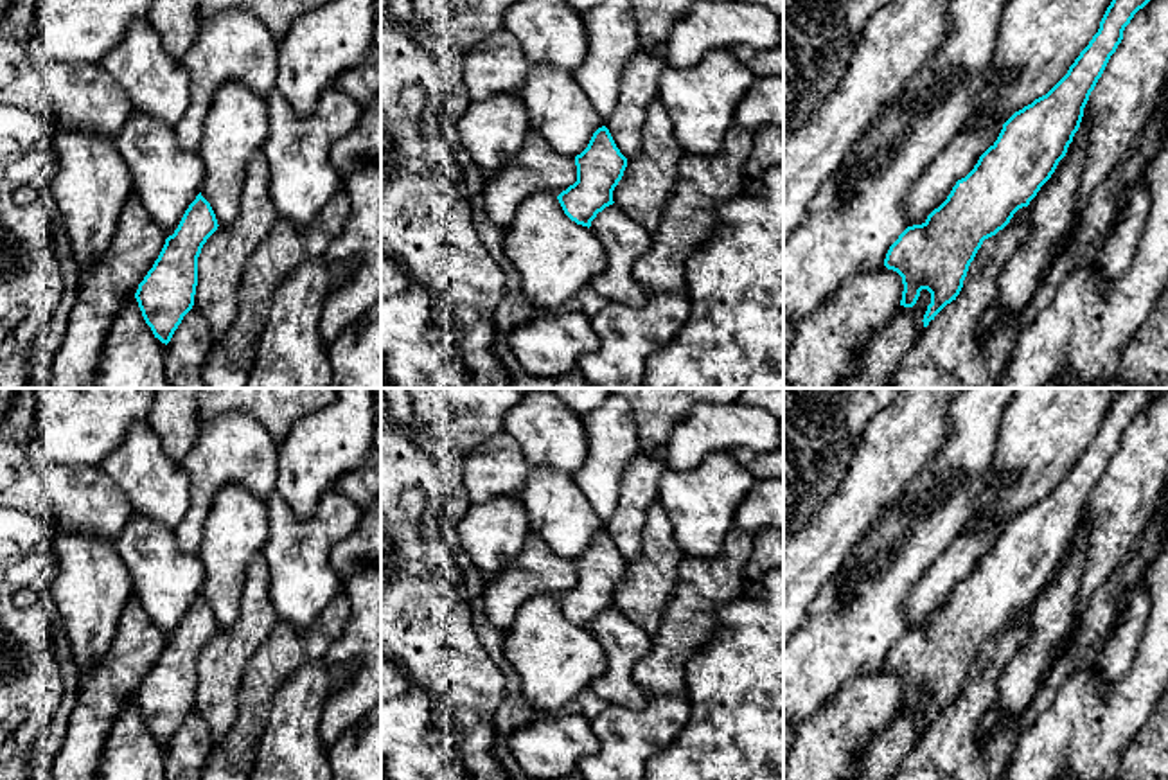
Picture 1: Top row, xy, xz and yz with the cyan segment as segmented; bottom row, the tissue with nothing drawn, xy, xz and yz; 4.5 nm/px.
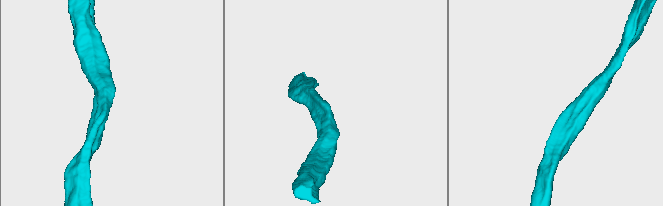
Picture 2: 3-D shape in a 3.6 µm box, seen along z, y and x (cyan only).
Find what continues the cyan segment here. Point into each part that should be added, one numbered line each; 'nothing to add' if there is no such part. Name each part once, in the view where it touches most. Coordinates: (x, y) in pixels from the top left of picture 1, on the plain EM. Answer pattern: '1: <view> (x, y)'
nothing to add

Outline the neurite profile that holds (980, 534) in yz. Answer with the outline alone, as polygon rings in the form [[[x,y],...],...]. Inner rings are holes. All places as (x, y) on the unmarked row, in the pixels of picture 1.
[[[1013,473],[994,478],[970,509],[963,530],[951,541],[943,554],[929,566],[904,600],[907,629],[925,625],[938,611],[958,582],[965,581],[979,559],[997,543],[1003,523],[992,519],[1003,491],[1015,480]]]

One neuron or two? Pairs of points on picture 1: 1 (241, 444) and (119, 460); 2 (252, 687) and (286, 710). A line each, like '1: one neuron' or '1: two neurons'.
1: two neurons
2: two neurons

